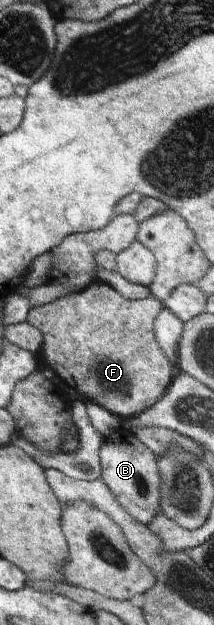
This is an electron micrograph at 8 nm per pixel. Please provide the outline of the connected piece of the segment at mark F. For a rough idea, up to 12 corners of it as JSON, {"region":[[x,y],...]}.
{"region":[[96,281],[33,306],[38,355],[123,420],[177,370],[155,340],[163,309]]}

